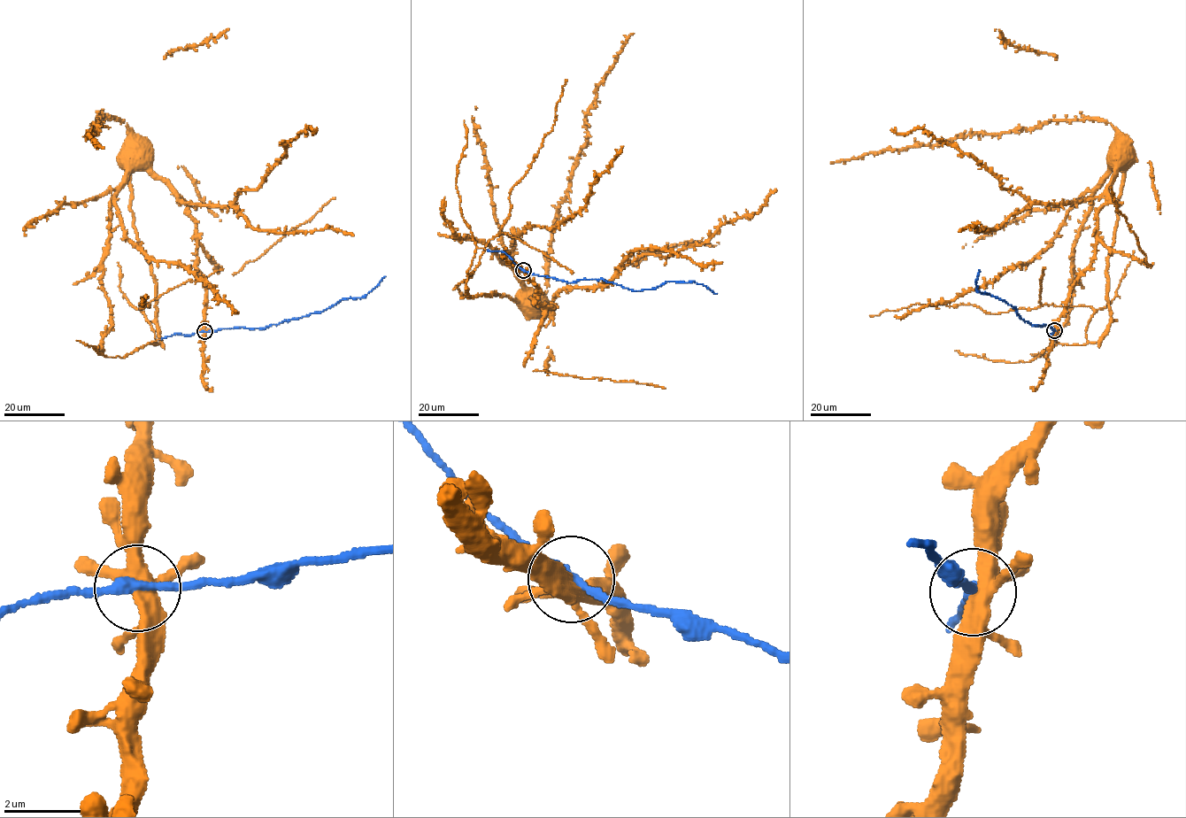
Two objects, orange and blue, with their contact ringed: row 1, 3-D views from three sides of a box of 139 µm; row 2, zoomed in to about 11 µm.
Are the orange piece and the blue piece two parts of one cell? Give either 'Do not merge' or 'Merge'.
Merge

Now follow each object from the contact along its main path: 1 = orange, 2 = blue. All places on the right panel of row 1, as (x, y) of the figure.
1: (1054, 330), (1070, 289), (1095, 254), (1098, 210), (1111, 201), (1107, 192), (1115, 173), (1107, 158), (1112, 153)
2: (1054, 330), (1044, 325), (1028, 323), (1017, 315), (1014, 307), (977, 290), (975, 283), (979, 270)

